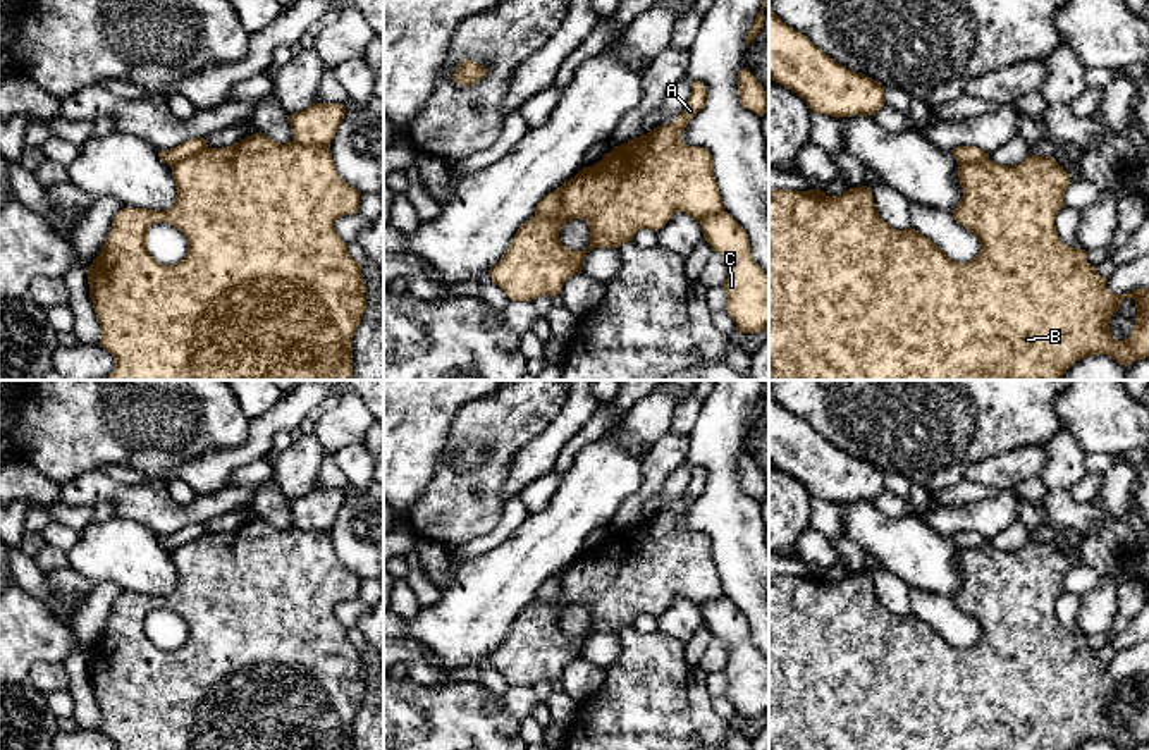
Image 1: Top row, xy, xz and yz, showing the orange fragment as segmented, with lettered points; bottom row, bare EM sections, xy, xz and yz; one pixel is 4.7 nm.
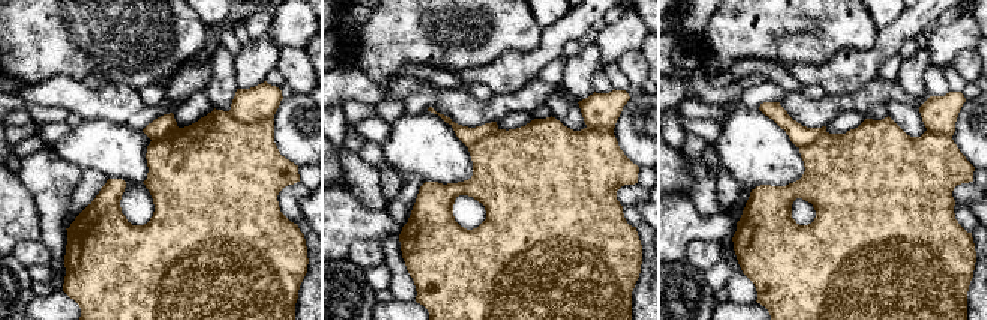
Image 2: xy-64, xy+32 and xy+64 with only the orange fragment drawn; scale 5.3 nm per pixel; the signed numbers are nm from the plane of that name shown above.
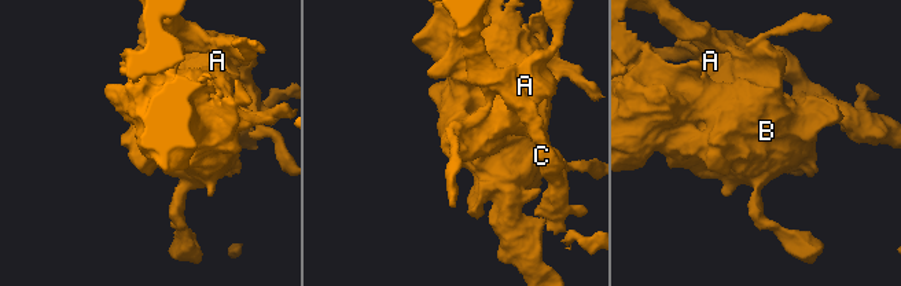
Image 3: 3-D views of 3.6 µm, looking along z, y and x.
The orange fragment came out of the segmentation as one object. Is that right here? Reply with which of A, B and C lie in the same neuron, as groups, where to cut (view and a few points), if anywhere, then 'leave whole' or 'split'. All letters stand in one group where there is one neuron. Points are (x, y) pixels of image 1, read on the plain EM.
A B / C; cut in xz along (561, 573), (561, 594), (552, 601), (535, 601); split

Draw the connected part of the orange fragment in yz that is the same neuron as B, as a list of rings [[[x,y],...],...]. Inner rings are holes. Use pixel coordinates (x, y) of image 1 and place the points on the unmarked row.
[[[1030,540],[1015,552],[991,545],[958,549],[958,566],[963,583],[951,595],[953,602],[980,628],[979,640],[968,649],[951,645],[929,623],[912,612],[898,616],[884,607],[867,571],[850,573],[839,581],[829,581],[819,573],[810,576],[769,575],[769,750],[1073,750],[1092,740],[1108,740],[1120,750],[1132,750],[1149,743],[1149,674],[1113,679],[1106,673],[1106,664],[1089,650],[1087,636],[1066,631],[1056,618],[1054,604],[1065,592],[1063,580],[1070,562],[1054,542]],[[1125,683],[1135,686],[1137,704],[1132,719],[1125,726],[1118,726],[1111,721],[1109,709]]]

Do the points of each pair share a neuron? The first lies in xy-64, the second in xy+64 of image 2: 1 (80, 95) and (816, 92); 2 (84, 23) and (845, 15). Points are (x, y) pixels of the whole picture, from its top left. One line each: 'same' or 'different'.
1: different
2: same

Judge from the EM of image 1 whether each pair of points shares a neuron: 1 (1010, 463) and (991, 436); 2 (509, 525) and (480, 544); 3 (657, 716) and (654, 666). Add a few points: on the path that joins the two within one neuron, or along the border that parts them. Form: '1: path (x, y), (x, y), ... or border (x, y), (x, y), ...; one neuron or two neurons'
1: border (1041, 444), (1022, 444), (981, 458), (965, 470); two neurons
2: path (503, 530), (487, 542); one neuron
3: path (654, 704), (654, 678); one neuron

